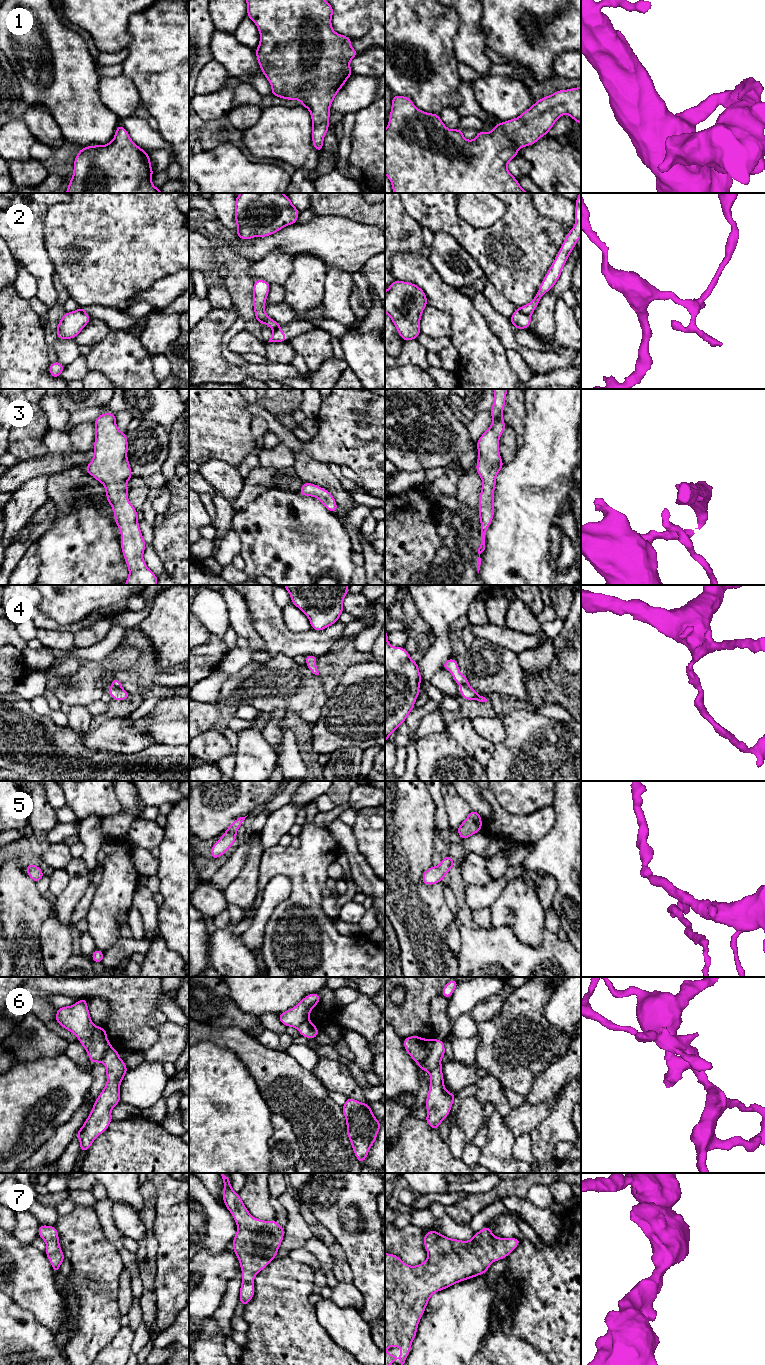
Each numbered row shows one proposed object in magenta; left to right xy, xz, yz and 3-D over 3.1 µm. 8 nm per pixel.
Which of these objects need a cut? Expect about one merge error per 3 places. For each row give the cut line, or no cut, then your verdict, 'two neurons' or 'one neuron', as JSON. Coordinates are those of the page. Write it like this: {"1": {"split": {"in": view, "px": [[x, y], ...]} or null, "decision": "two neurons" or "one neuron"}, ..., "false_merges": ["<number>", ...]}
{"1": {"split": null, "decision": "one neuron"}, "2": {"split": {"in": "yz", "px": [[518, 308], [530, 316]]}, "decision": "two neurons"}, "3": {"split": null, "decision": "one neuron"}, "4": {"split": {"in": "xy", "px": [[112, 682], [121, 688]]}, "decision": "two neurons"}, "5": {"split": null, "decision": "one neuron"}, "6": {"split": {"in": "yz", "px": [[435, 1039], [422, 1069]]}, "decision": "two neurons"}, "7": {"split": null, "decision": "one neuron"}, "false_merges": ["2", "4", "6"]}

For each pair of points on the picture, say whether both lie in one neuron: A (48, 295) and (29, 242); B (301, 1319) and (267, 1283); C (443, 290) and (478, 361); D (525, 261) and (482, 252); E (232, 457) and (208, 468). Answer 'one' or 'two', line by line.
A: one
B: one
C: one
D: one
E: two

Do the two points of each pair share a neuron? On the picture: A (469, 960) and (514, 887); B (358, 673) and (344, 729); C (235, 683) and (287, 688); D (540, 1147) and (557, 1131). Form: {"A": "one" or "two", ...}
{"A": "two", "B": "one", "C": "one", "D": "one"}

